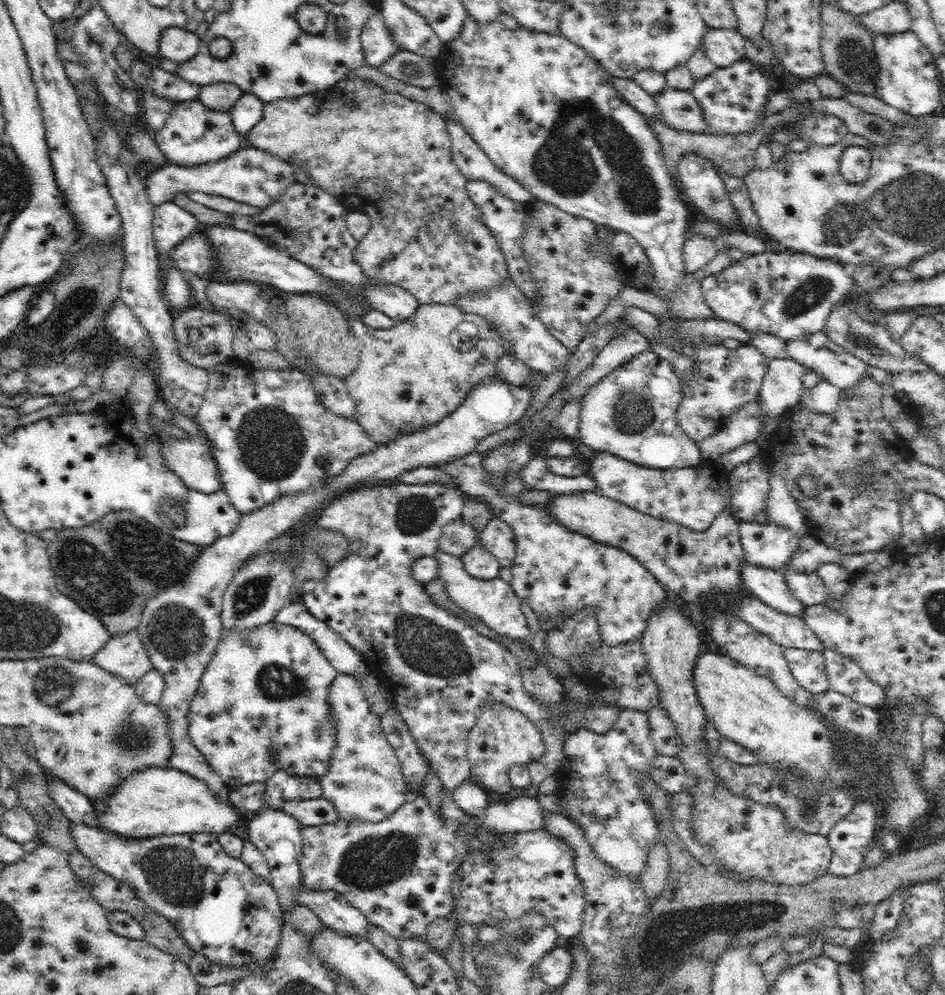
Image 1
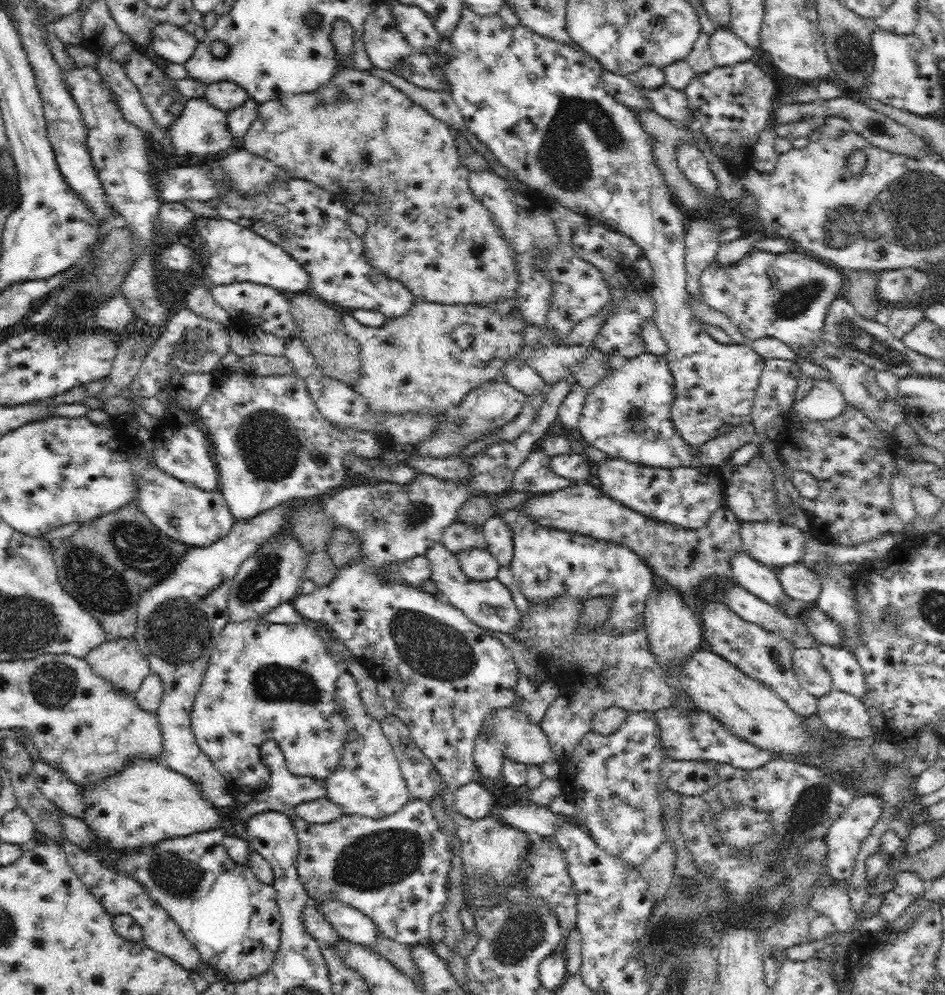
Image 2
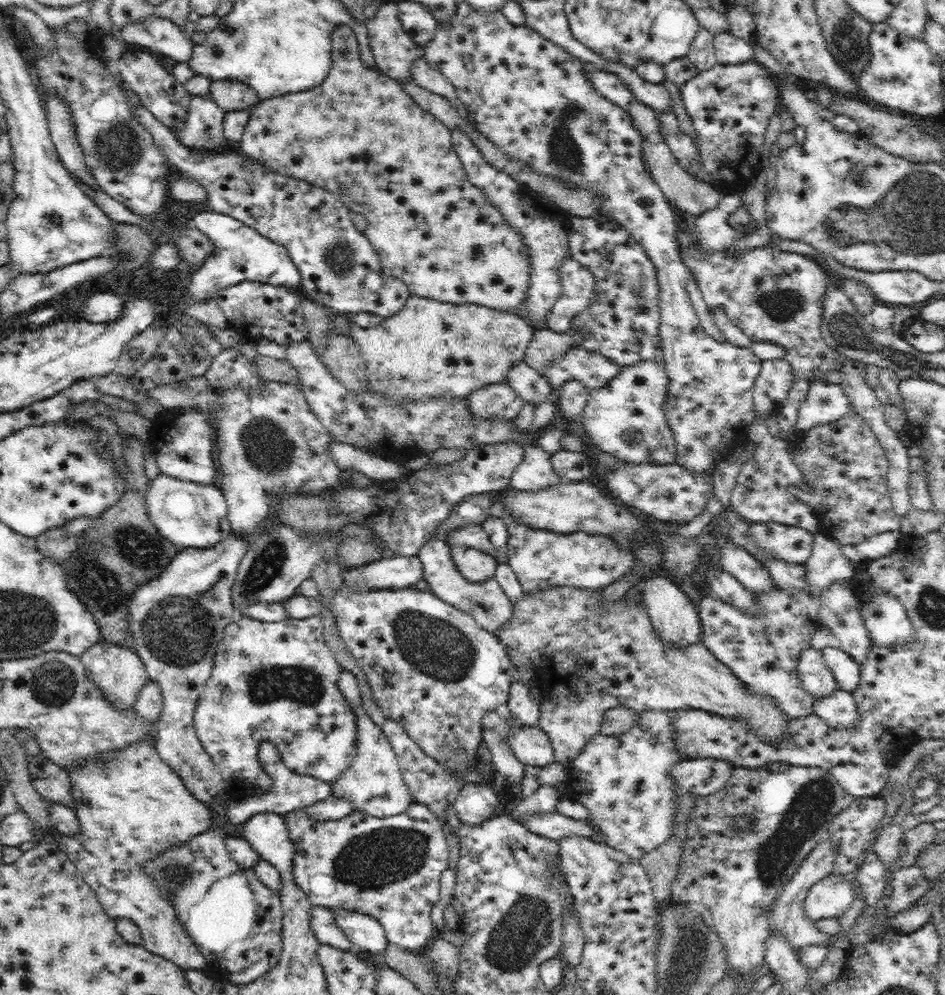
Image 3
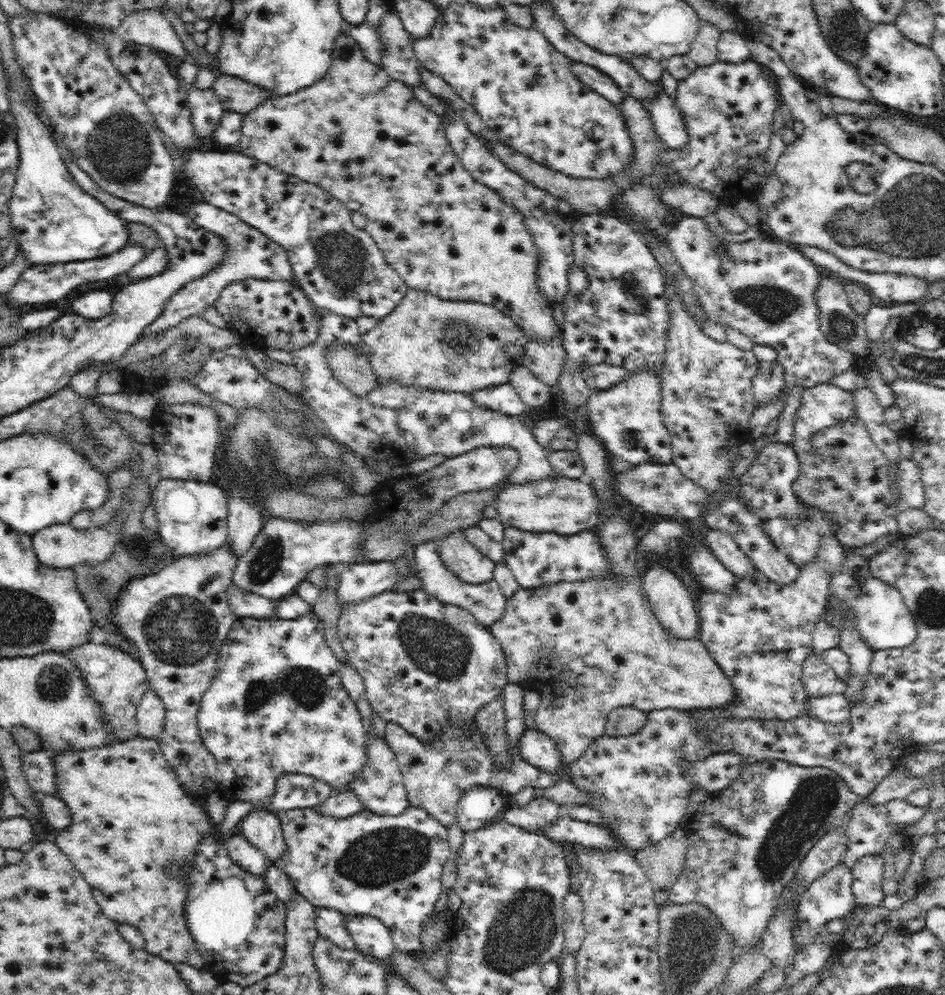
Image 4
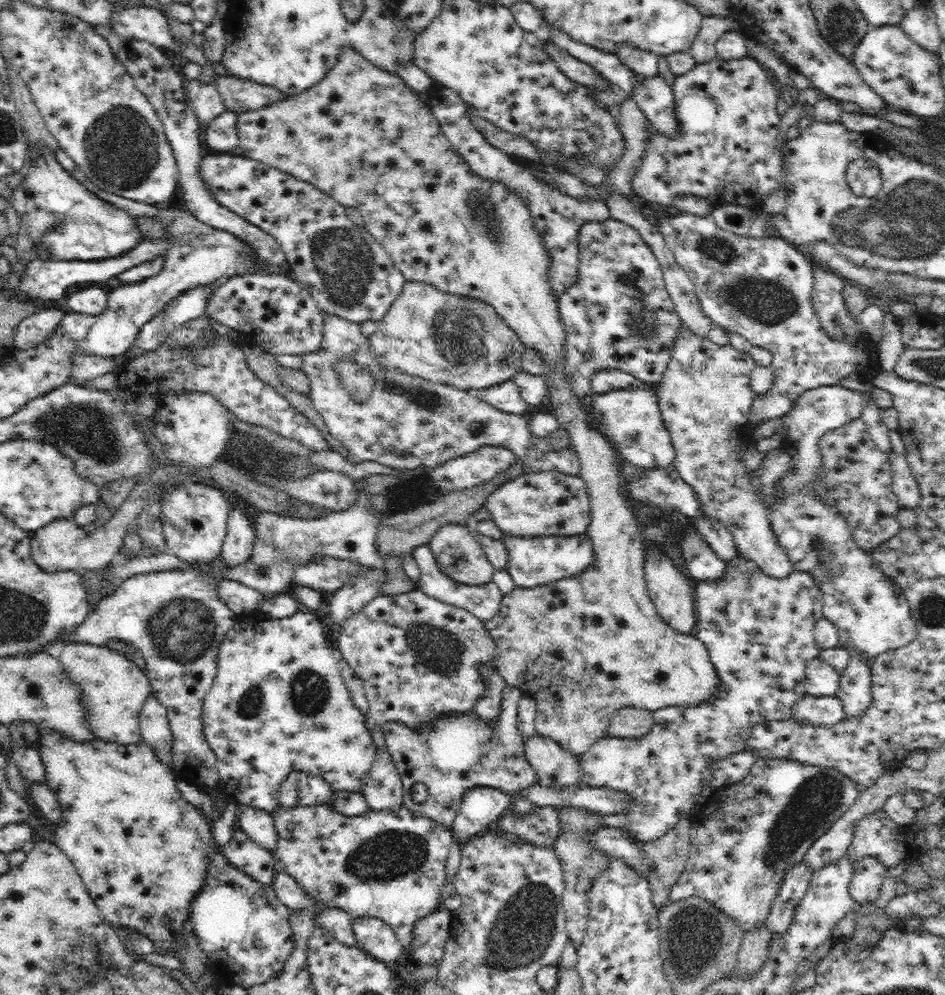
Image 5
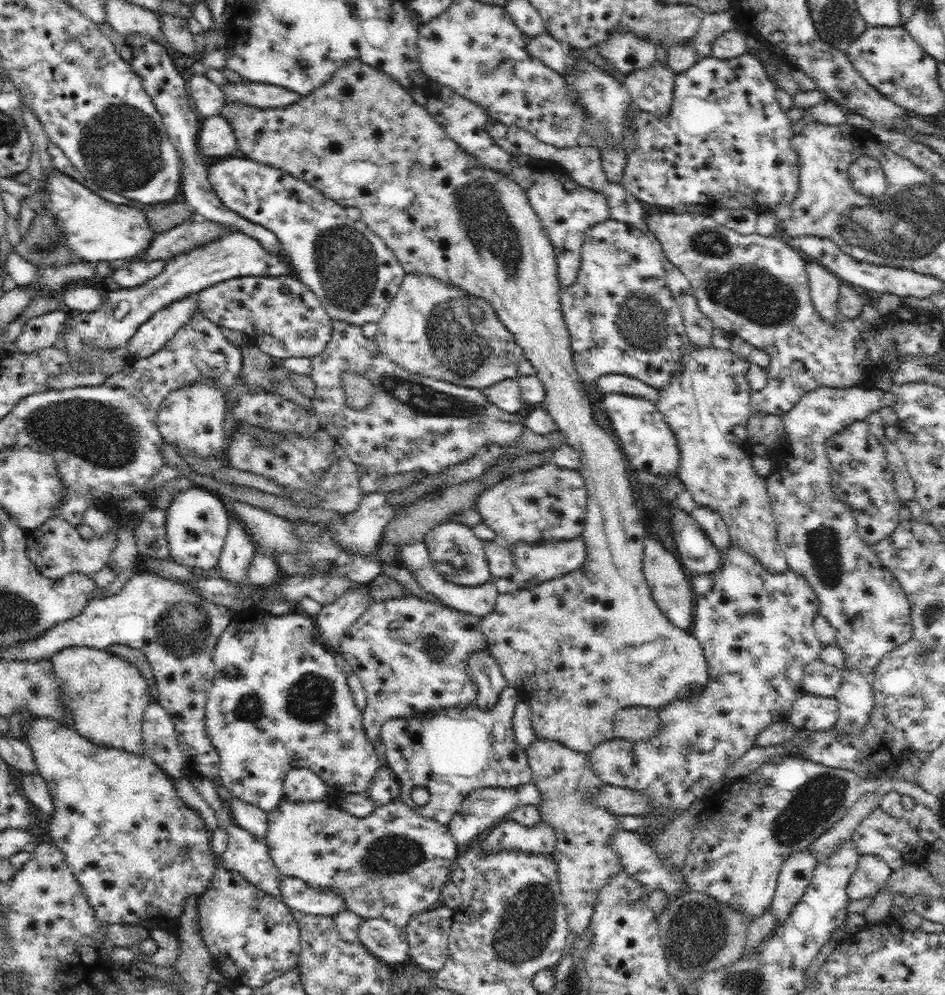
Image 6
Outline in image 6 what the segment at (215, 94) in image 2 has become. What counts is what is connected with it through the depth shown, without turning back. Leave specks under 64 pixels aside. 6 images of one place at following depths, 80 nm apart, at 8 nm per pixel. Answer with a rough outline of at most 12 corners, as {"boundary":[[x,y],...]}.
{"boundary":[[252,81],[223,86],[225,103],[258,109],[300,102],[297,92]]}

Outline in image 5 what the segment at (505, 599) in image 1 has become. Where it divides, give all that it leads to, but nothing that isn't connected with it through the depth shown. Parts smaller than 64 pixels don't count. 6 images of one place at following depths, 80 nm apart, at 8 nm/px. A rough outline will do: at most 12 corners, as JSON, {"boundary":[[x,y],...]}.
{"boundary":[[428,545],[411,552],[418,589],[483,622],[498,614],[494,582],[457,583],[438,569]]}

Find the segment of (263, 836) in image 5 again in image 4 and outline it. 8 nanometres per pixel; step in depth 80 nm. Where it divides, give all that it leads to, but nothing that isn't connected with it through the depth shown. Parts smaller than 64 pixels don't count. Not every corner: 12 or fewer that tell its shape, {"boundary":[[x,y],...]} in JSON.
{"boundary":[[255,809],[242,835],[273,864],[287,854],[274,813]]}

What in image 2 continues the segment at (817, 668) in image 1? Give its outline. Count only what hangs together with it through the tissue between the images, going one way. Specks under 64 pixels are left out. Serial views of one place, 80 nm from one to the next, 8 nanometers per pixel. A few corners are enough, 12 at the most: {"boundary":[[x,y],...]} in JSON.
{"boundary":[[819,646],[795,648],[800,686],[815,697],[834,688]]}

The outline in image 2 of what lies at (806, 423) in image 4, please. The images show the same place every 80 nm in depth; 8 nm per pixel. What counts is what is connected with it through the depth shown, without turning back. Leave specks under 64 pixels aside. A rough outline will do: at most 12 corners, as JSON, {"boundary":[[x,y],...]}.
{"boundary":[[816,380],[791,410],[800,421],[833,419],[845,398]]}

